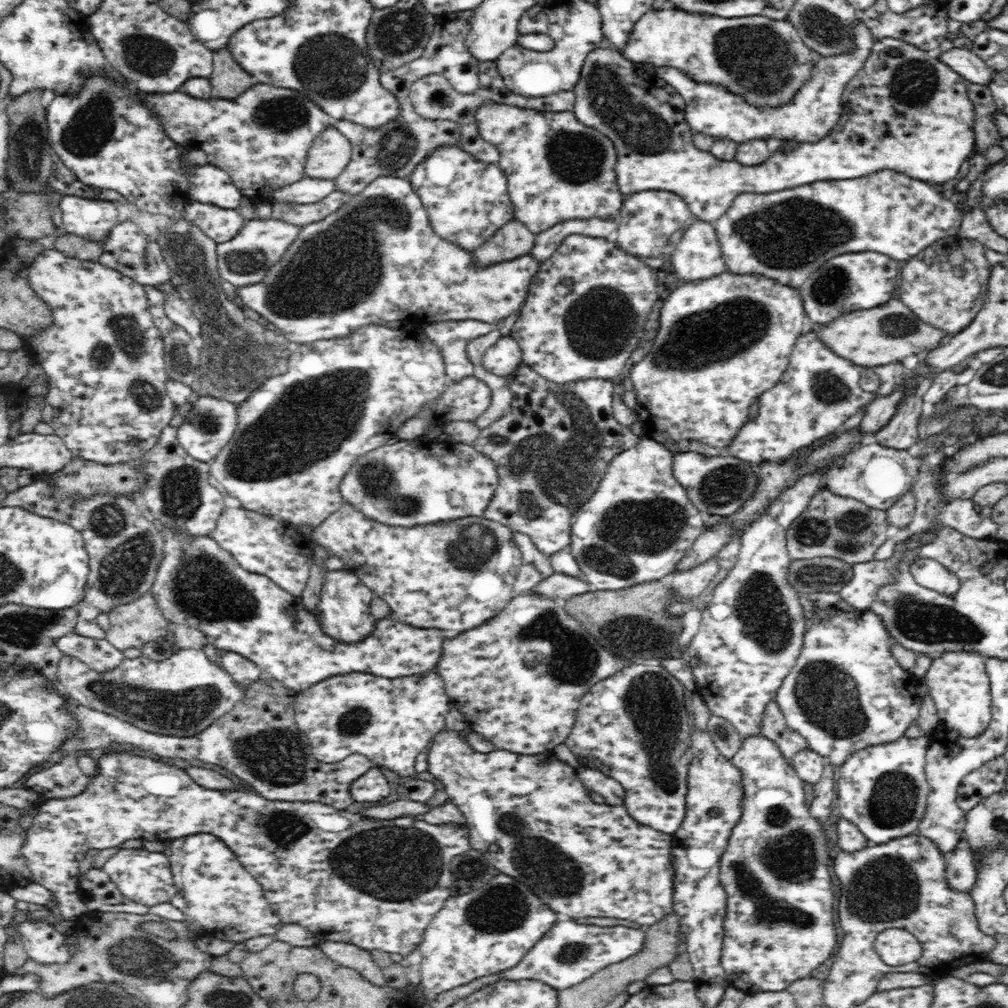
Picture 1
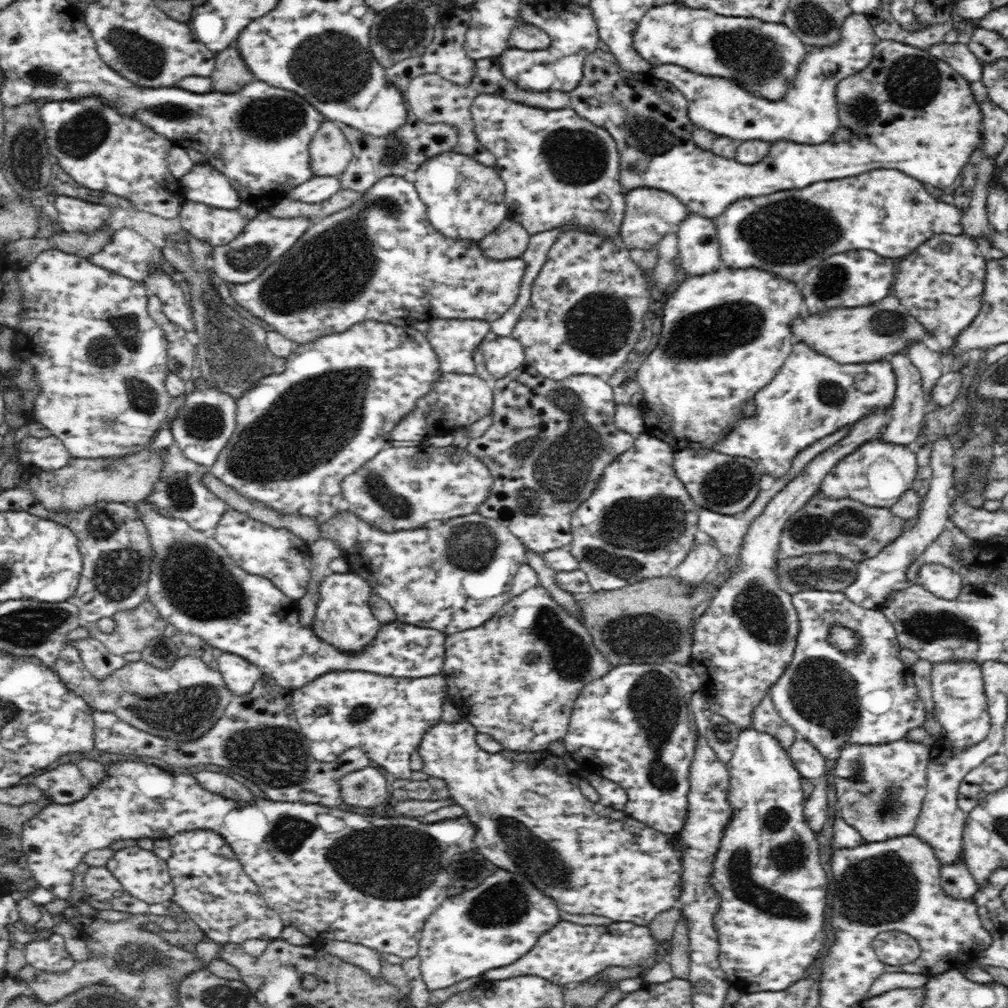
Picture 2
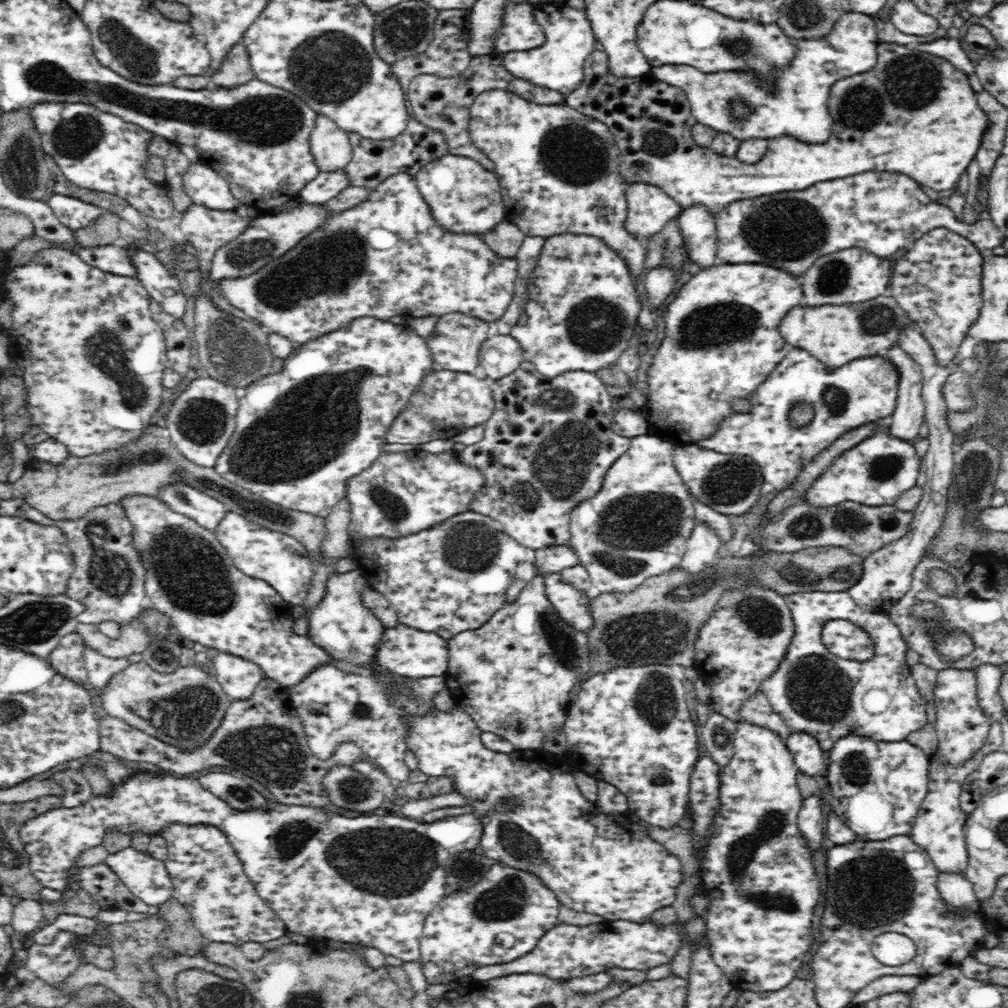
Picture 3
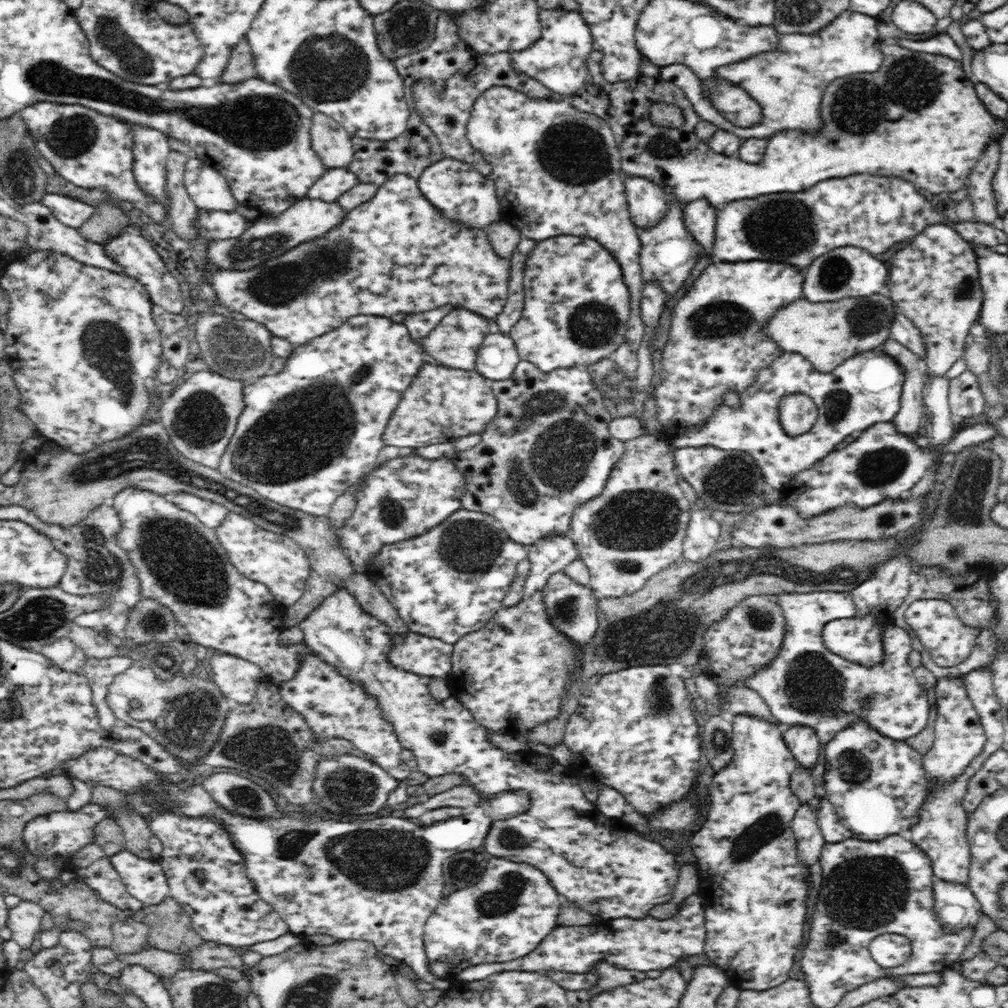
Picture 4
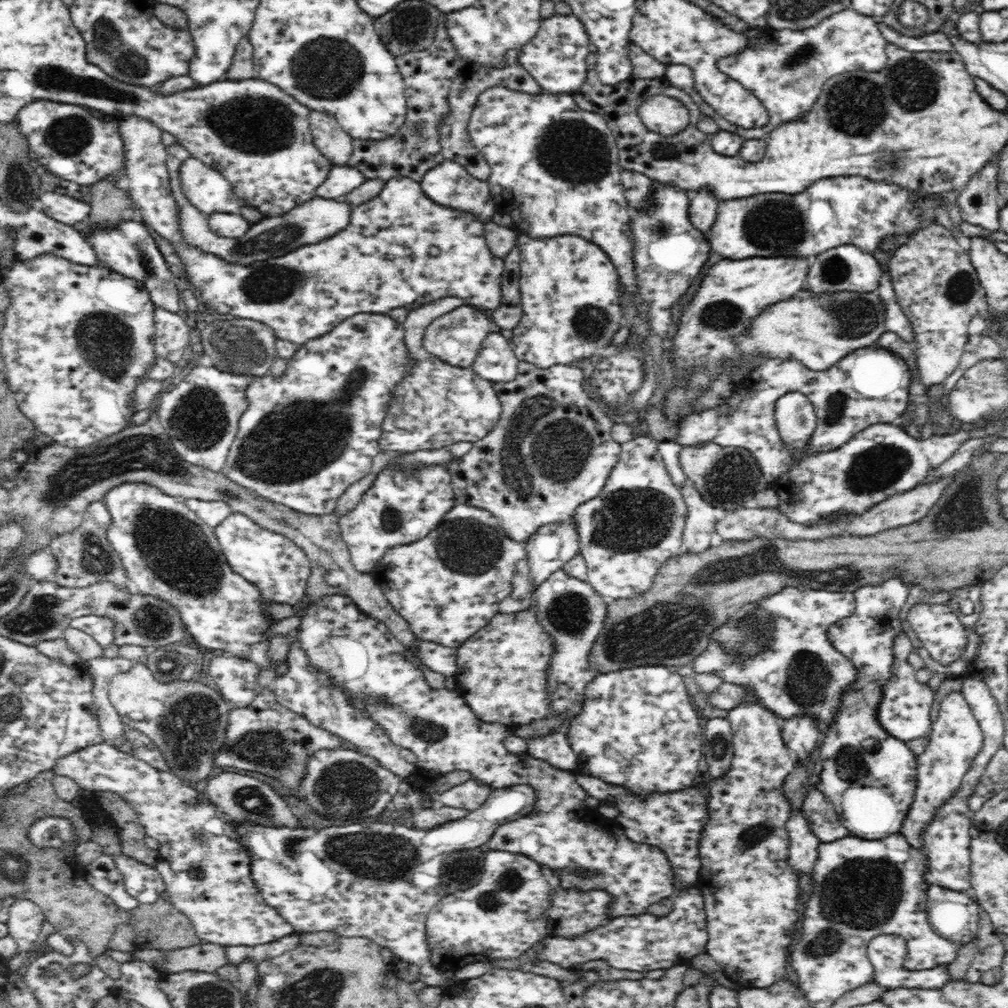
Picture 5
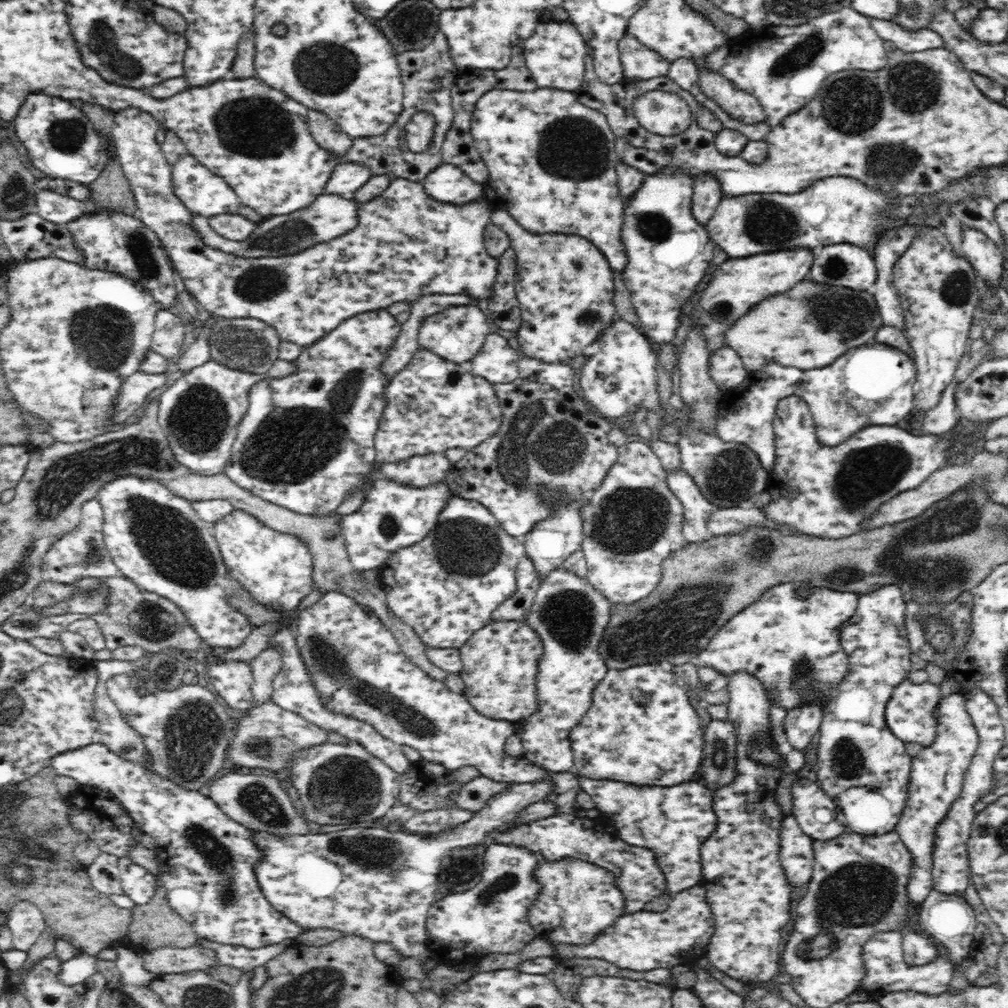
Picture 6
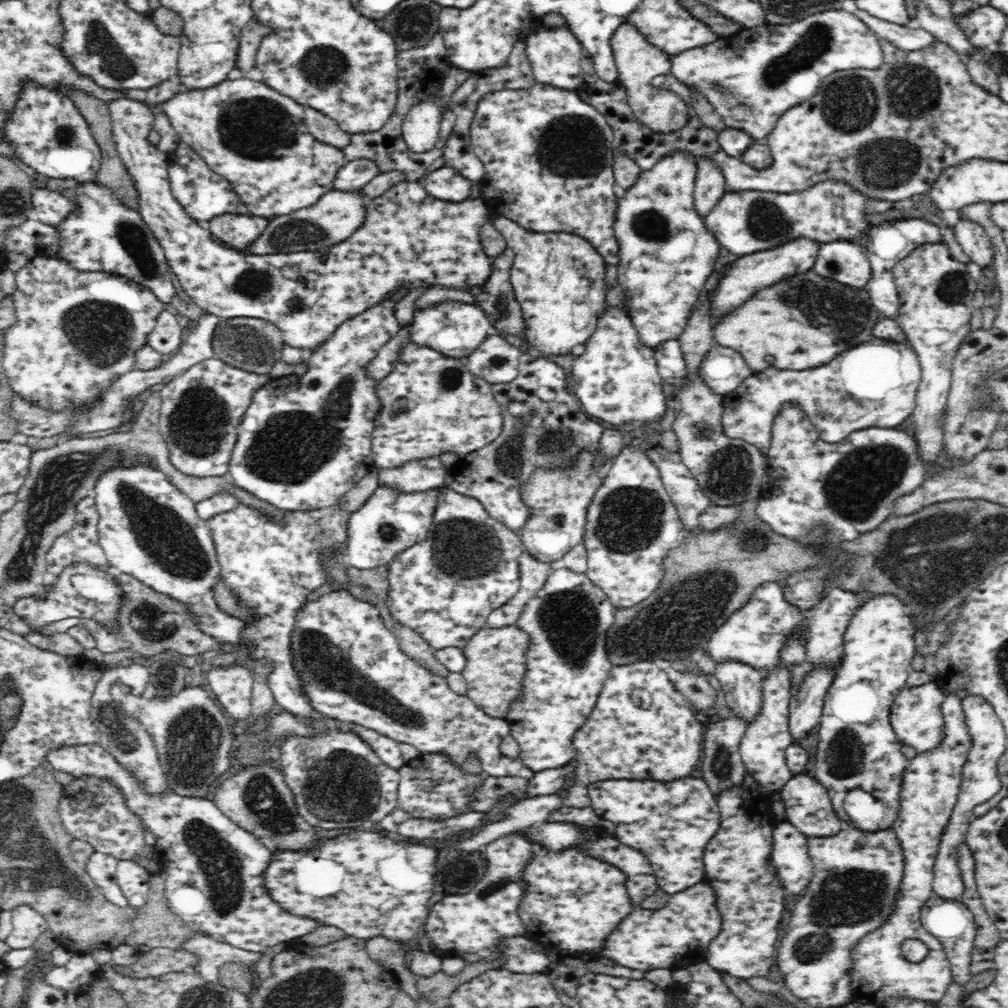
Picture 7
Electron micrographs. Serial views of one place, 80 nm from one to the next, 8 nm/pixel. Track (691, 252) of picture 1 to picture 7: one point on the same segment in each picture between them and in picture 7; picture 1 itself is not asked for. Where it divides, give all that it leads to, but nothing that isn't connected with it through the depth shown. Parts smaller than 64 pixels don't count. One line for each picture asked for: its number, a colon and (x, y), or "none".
2: (699, 253)
3: (697, 224)
4: (699, 216)
5: (702, 211)
6: (707, 192)
7: (710, 184)

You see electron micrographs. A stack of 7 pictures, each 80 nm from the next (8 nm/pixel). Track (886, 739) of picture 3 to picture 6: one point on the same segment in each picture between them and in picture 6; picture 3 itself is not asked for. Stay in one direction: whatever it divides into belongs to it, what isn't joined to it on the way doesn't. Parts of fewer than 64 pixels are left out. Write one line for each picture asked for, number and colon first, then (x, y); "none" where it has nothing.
4: (805, 683)
5: (797, 670)
6: (792, 645)

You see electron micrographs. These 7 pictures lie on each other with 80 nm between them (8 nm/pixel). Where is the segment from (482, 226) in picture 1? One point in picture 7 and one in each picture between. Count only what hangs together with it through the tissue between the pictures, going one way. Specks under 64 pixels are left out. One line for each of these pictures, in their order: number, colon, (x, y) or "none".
2: (464, 198)
3: (464, 196)
4: (453, 186)
5: (449, 184)
6: (447, 183)
7: (446, 183)

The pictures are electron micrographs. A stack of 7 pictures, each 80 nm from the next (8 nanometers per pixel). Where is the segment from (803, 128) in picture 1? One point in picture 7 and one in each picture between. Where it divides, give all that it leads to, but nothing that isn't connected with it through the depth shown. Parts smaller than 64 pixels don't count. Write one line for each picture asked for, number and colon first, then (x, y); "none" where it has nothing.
2: (807, 114)
3: (791, 101)
4: (788, 81)
5: (785, 69)
6: (783, 67)
7: (750, 78)

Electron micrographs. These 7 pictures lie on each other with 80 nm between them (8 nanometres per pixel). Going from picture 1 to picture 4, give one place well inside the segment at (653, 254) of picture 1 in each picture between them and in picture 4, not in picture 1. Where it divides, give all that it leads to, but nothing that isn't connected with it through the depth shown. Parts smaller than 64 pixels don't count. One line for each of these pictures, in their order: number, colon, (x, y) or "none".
2: (650, 214)
3: (649, 209)
4: (647, 202)

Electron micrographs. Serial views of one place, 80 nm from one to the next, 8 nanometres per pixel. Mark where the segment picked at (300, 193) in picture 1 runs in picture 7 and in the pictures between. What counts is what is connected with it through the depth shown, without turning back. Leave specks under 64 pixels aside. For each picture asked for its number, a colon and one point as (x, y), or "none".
2: (319, 188)
3: (327, 185)
4: (336, 181)
5: (342, 179)
6: (347, 178)
7: (355, 174)

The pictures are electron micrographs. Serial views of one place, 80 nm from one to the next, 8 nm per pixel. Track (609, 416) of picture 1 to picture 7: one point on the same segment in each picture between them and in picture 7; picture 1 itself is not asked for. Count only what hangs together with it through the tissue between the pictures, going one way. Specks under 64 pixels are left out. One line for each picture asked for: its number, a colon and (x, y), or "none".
2: (549, 442)
3: (549, 445)
4: (536, 462)
5: (552, 449)
6: (540, 442)
7: (544, 425)

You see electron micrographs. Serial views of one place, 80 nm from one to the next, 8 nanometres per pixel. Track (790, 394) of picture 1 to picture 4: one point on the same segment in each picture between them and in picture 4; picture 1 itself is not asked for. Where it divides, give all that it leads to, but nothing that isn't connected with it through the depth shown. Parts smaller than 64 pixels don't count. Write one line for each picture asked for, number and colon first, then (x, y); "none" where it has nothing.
2: (811, 397)
3: (864, 391)
4: (866, 389)

